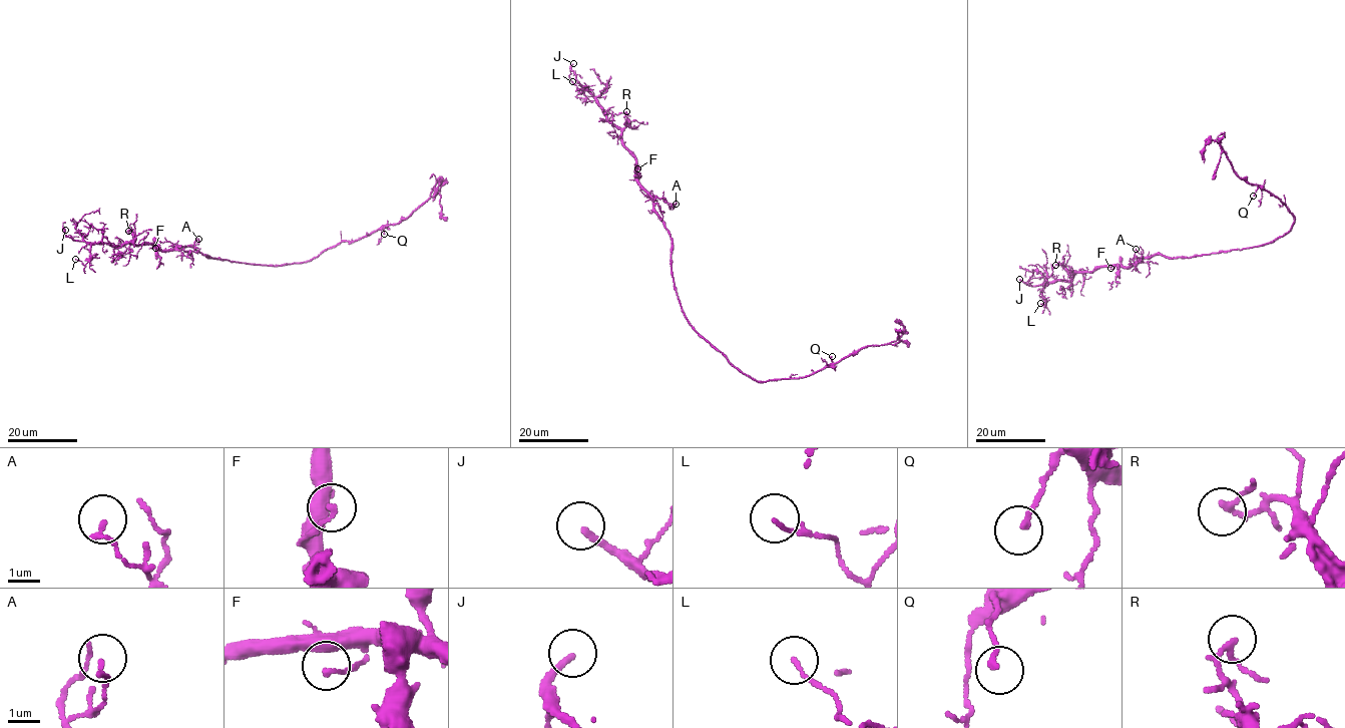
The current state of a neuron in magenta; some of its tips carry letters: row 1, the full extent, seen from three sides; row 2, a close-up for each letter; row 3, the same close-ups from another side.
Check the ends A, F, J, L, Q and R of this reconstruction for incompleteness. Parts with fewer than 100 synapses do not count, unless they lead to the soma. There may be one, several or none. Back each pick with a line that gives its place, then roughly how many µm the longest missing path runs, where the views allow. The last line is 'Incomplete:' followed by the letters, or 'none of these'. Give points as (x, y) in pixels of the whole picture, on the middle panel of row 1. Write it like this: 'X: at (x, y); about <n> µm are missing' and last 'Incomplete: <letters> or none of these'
J: at (573, 63); about 70 µm are missing
Incomplete: J

